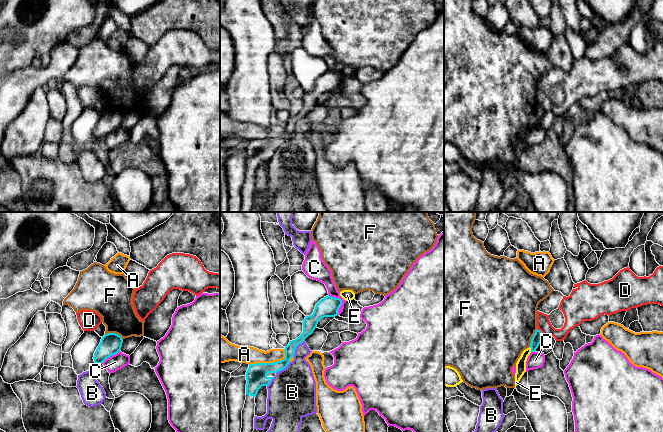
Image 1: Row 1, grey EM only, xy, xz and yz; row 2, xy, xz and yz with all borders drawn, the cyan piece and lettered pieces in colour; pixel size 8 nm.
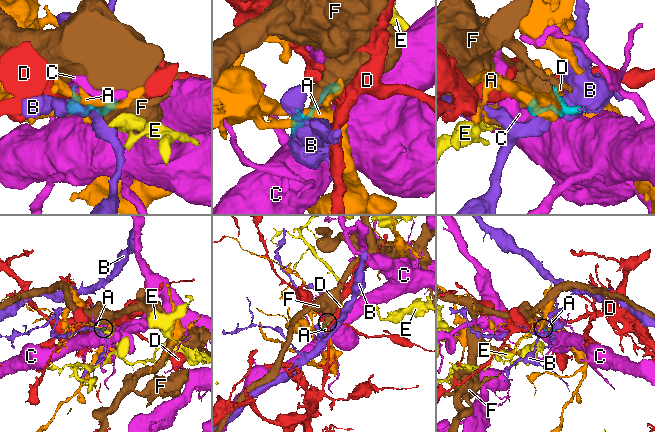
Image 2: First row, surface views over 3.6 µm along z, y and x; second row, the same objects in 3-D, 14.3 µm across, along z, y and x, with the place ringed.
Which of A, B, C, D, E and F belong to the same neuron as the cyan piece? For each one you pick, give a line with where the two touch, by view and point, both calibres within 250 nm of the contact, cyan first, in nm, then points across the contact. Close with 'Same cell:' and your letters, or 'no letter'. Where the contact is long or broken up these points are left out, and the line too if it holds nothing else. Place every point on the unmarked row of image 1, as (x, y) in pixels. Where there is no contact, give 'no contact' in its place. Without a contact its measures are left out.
Same cell: no letter

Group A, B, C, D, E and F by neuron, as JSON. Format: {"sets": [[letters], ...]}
{"sets": [["A"], ["B"], ["C"], ["D"], ["E"], ["F"]]}

